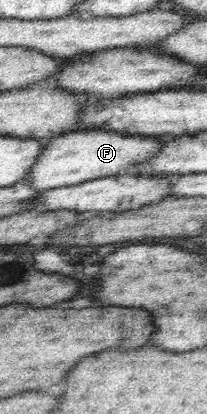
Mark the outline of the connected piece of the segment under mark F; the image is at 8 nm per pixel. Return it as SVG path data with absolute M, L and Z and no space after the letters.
M104 129L72 131L63 136L52 137L44 142L44 149L32 167L32 171L24 177L36 190L78 185L102 177L116 176L128 172L130 167L152 159L172 137L163 136L128 136Z

